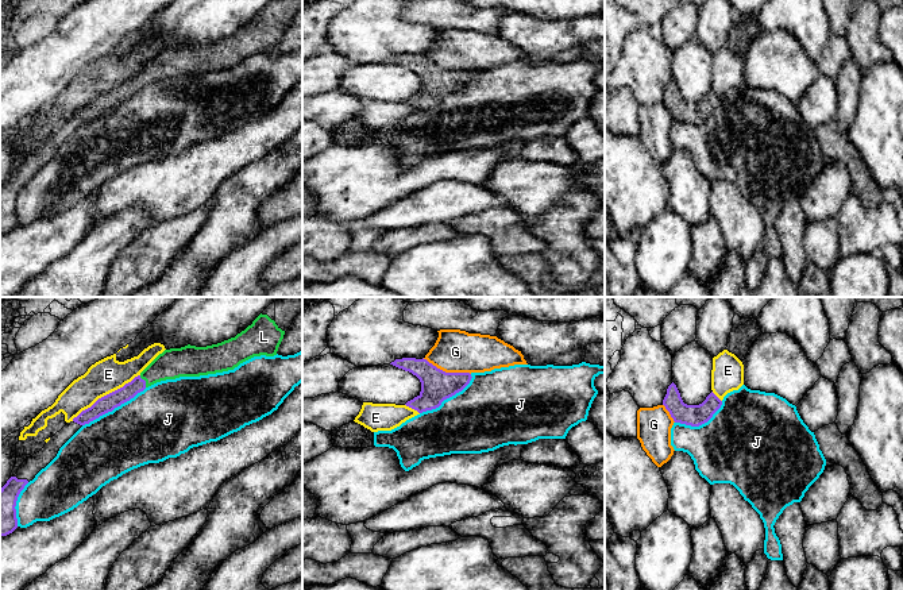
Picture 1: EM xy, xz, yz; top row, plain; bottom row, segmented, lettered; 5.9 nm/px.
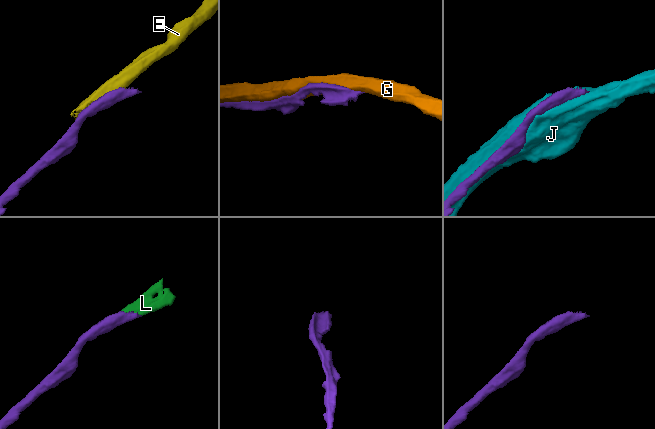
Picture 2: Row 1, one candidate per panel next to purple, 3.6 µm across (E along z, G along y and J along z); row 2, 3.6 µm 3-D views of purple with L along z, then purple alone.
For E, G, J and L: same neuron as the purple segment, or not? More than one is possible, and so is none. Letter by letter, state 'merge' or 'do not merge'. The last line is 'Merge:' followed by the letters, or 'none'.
E: do not merge
G: do not merge
J: do not merge
L: merge
Merge: L

